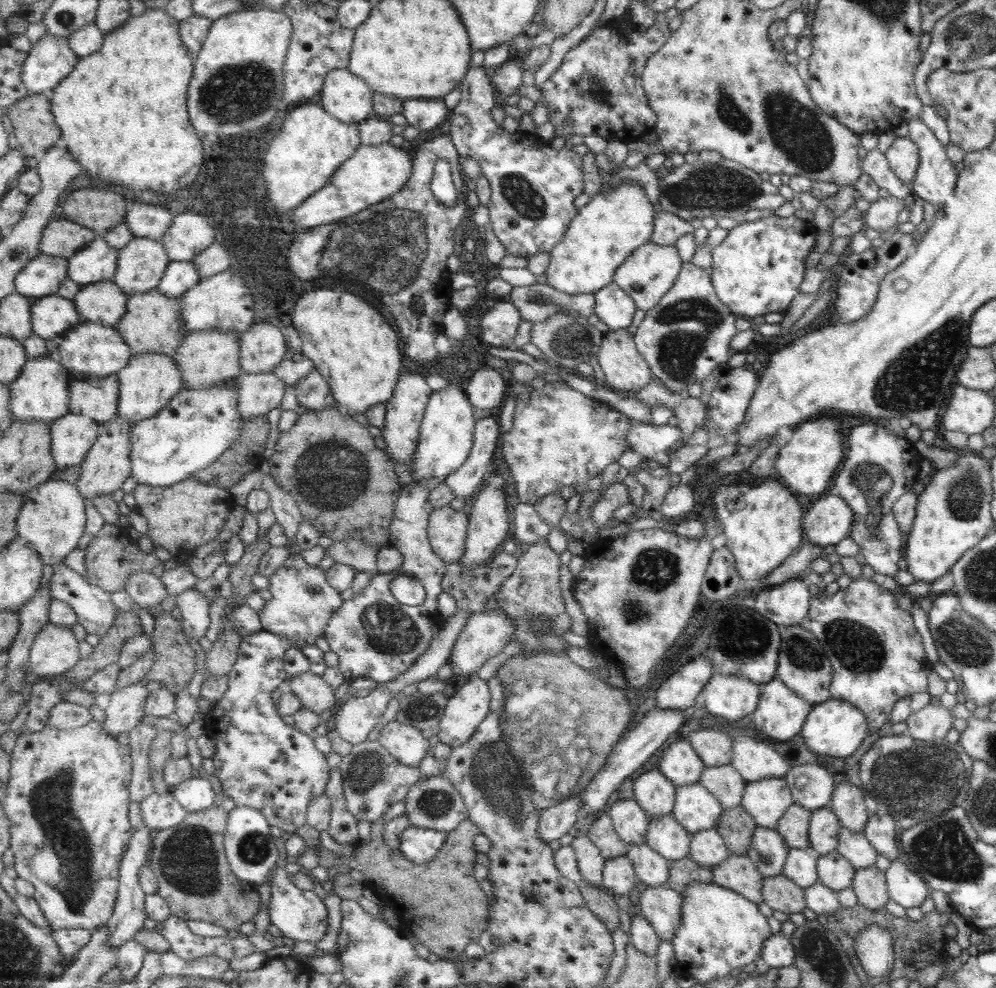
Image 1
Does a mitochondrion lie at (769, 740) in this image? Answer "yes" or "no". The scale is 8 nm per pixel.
no

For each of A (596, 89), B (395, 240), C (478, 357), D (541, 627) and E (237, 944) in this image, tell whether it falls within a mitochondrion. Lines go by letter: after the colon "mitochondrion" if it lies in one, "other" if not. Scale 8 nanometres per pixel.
A: mitochondrion
B: mitochondrion
C: other
D: mitochondrion
E: other

